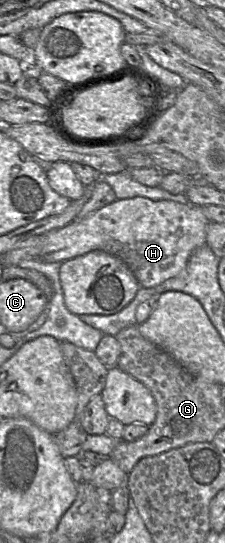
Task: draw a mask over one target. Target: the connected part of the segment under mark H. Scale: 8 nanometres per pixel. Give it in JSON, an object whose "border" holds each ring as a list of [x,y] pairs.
{"border":[[[146,197],[117,199],[83,220],[47,232],[42,236],[42,249],[38,258],[46,263],[64,262],[91,251],[104,251],[119,257],[126,263],[143,288],[155,287],[177,276],[186,266],[191,254],[206,244],[206,228],[209,220],[203,206],[183,204],[172,200],[154,201]]]}

